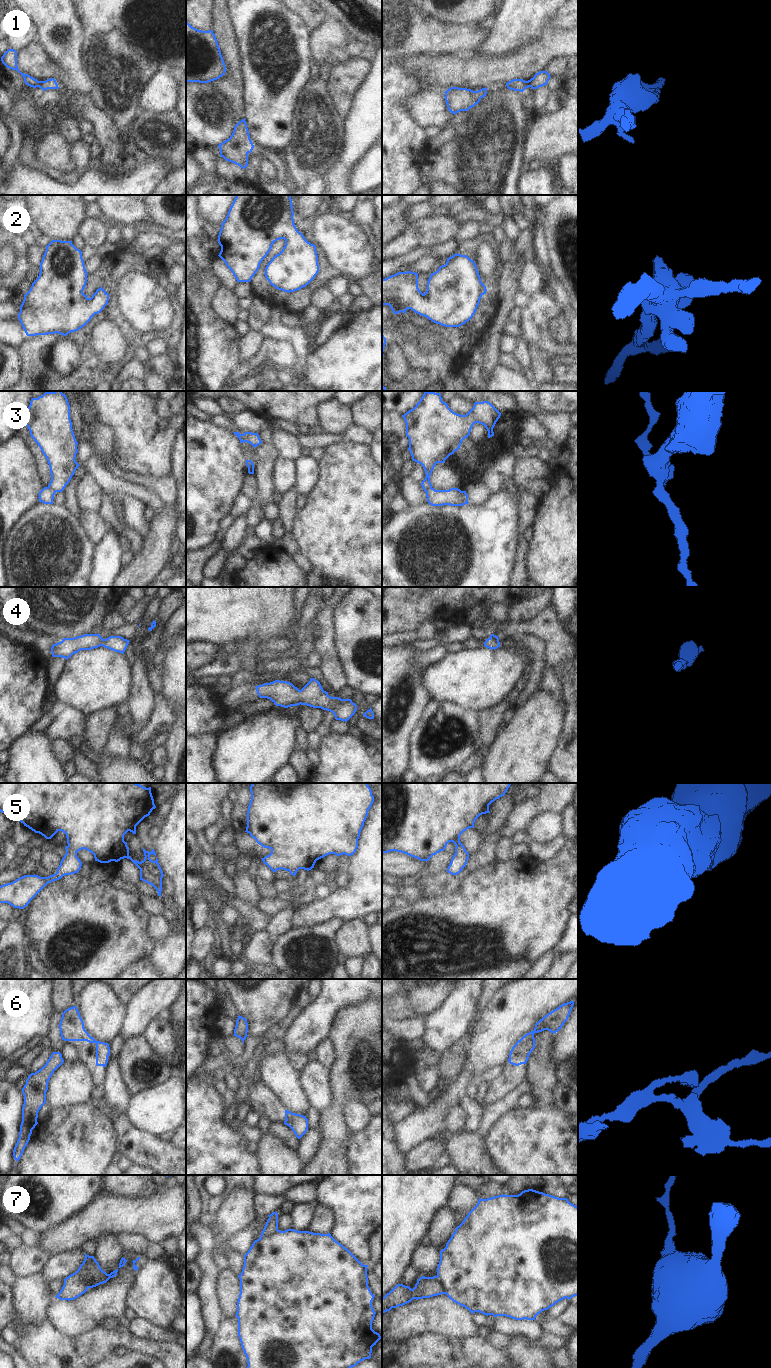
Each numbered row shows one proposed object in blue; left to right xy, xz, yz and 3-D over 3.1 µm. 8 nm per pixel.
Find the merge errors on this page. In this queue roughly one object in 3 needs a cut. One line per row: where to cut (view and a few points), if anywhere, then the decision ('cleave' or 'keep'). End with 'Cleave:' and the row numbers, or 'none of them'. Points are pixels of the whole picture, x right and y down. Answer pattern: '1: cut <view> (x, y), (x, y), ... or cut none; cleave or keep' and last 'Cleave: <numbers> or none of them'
1: cut none; keep
2: cut none; keep
3: cut xz (243, 434), (249, 442); cleave
4: cut none; keep
5: cut none; keep
6: cut none; keep
7: cut xy (73, 1273), (88, 1287); cleave
Cleave: 3, 7

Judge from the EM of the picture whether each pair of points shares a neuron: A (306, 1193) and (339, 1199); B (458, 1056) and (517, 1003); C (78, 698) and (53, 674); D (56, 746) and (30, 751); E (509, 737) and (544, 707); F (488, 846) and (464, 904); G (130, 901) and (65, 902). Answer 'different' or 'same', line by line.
A: different
B: different
C: different
D: different
E: same
F: different
G: same

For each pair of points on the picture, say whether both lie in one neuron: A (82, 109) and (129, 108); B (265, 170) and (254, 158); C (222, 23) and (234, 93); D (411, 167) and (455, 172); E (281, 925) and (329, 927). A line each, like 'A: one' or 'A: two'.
A: two
B: two
C: one
D: two
E: two

